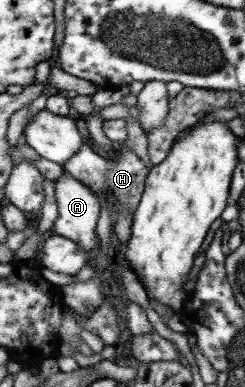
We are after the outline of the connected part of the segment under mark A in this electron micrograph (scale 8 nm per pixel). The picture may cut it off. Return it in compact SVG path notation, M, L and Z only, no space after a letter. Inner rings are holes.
M64 172L53 180L54 202L56 202L57 216L52 225L52 234L60 235L78 243L86 251L92 250L96 244L95 224L100 214L98 197L86 184L78 182Z

